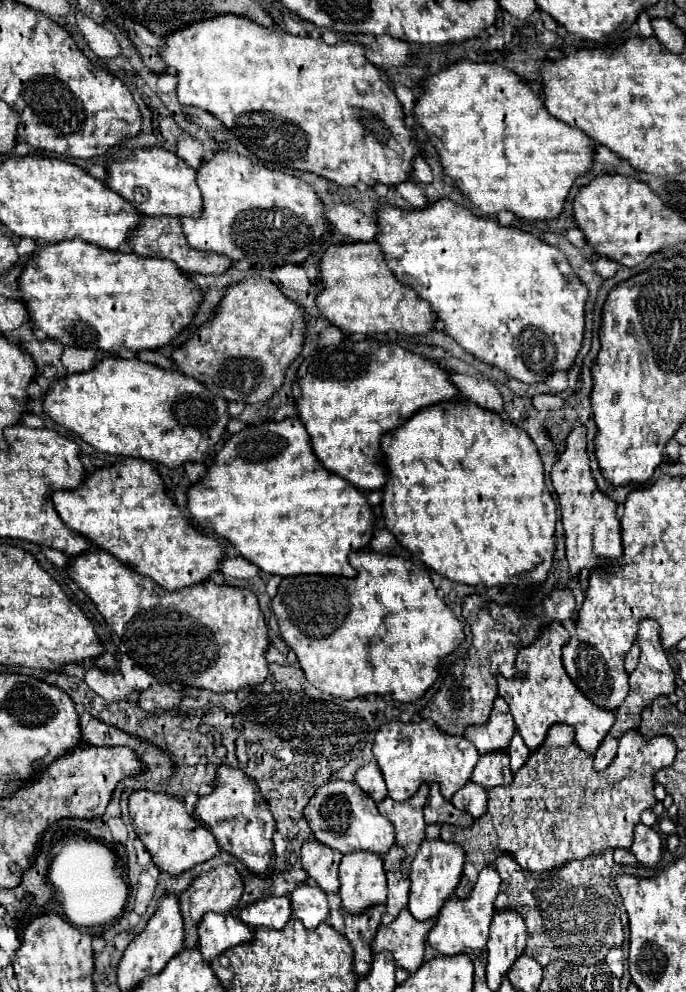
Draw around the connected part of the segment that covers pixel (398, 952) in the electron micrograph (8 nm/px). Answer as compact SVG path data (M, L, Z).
M403 908L401 914L389 926L381 924L377 928L371 948L375 952L389 950L395 956L397 966L415 972L415 968L419 968L419 964L423 962L425 936L433 924L435 924L433 920L425 920L425 922L415 920L411 912Z

